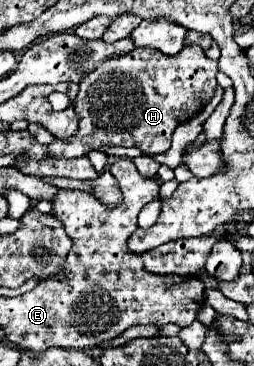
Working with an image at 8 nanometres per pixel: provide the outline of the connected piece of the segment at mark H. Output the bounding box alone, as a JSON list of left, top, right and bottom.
[50,45,218,157]

